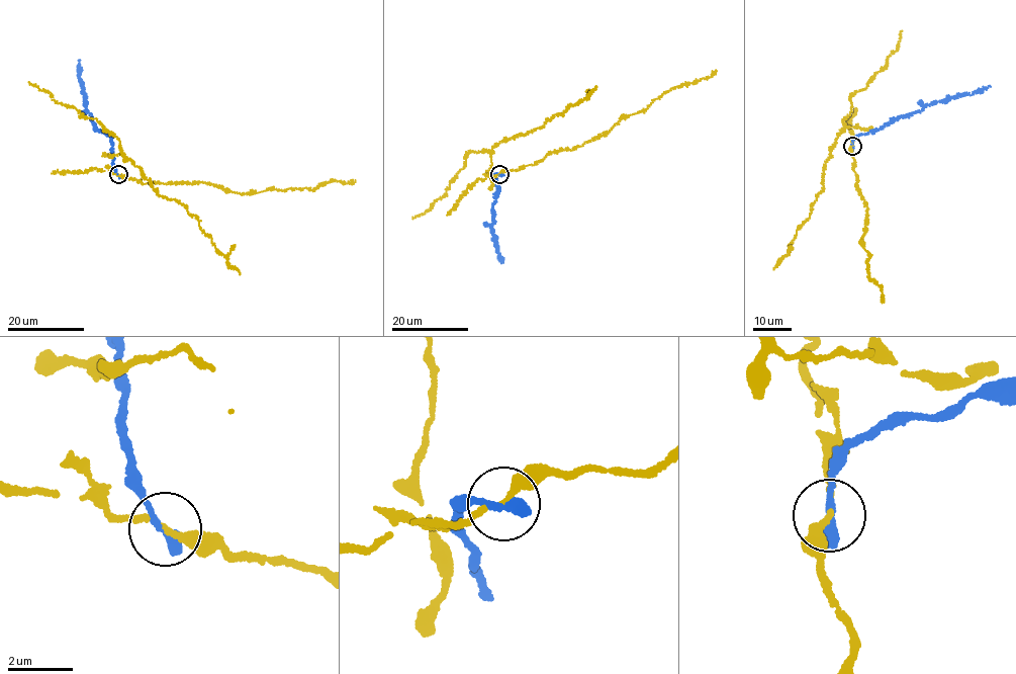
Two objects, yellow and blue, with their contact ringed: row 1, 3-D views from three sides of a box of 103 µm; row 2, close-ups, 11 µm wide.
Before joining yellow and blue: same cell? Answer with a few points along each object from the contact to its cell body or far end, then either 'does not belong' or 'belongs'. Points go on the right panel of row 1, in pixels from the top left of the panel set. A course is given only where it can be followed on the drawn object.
yellow via (852, 146), (856, 187), (868, 208), (861, 243), (870, 256), (866, 262), (869, 278), (882, 288), (883, 302) | blue via (852, 146), (855, 137), (901, 116), (990, 85) | does not belong

